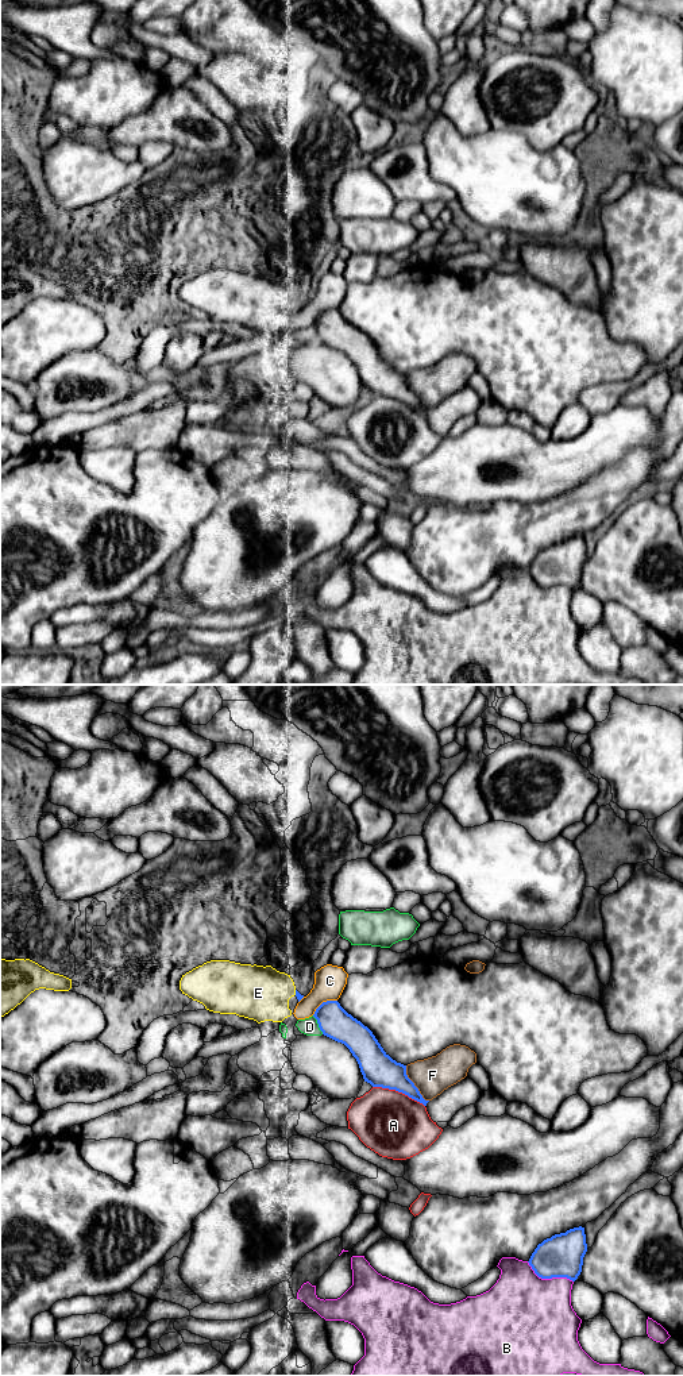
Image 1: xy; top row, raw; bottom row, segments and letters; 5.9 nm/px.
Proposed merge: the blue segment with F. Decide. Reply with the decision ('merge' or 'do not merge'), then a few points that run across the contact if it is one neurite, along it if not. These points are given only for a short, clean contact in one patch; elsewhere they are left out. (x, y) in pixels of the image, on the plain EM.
merge; line xy (379, 378), (408, 388), (413, 393), (432, 384)

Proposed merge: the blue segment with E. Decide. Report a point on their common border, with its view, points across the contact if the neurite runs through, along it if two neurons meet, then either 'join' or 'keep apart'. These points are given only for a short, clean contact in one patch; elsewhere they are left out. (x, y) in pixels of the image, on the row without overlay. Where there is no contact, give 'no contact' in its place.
xy (296, 301) | join

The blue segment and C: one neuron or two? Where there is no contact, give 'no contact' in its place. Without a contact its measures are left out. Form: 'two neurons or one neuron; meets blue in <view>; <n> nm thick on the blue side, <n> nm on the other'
two neurons; meets blue in xy; 190 nm thick on the blue side, 190 nm on the other

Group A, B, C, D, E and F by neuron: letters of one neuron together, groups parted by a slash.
A / B / C / D / E F

